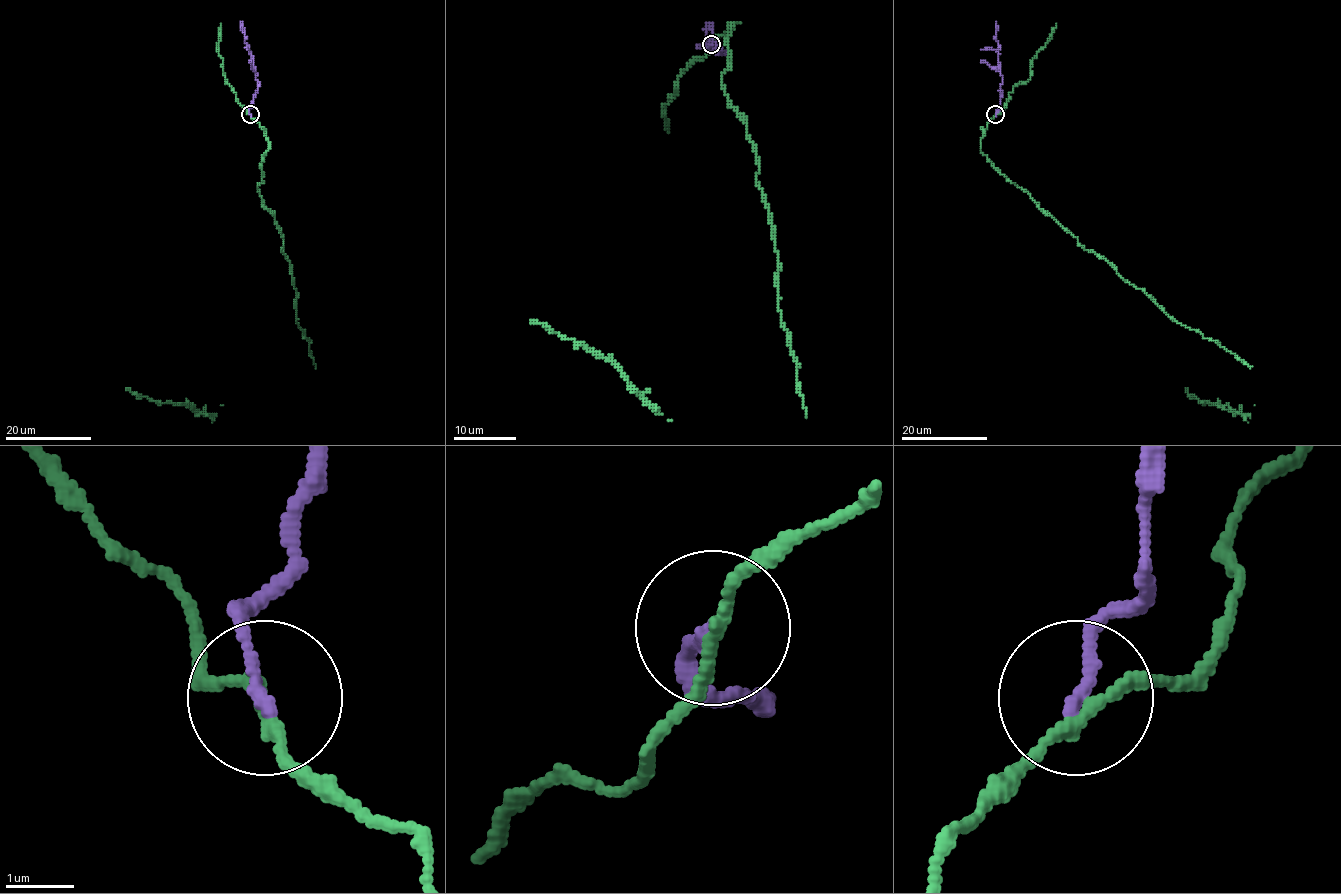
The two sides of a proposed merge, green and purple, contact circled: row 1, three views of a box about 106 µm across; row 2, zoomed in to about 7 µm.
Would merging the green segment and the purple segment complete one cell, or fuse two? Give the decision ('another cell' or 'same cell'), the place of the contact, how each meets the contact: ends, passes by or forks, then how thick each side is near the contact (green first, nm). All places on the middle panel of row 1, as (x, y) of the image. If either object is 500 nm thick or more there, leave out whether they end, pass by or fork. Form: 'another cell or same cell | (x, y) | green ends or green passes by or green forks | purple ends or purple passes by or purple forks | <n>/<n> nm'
another cell | (711, 44) | green passes by | purple ends | 170/190 nm

